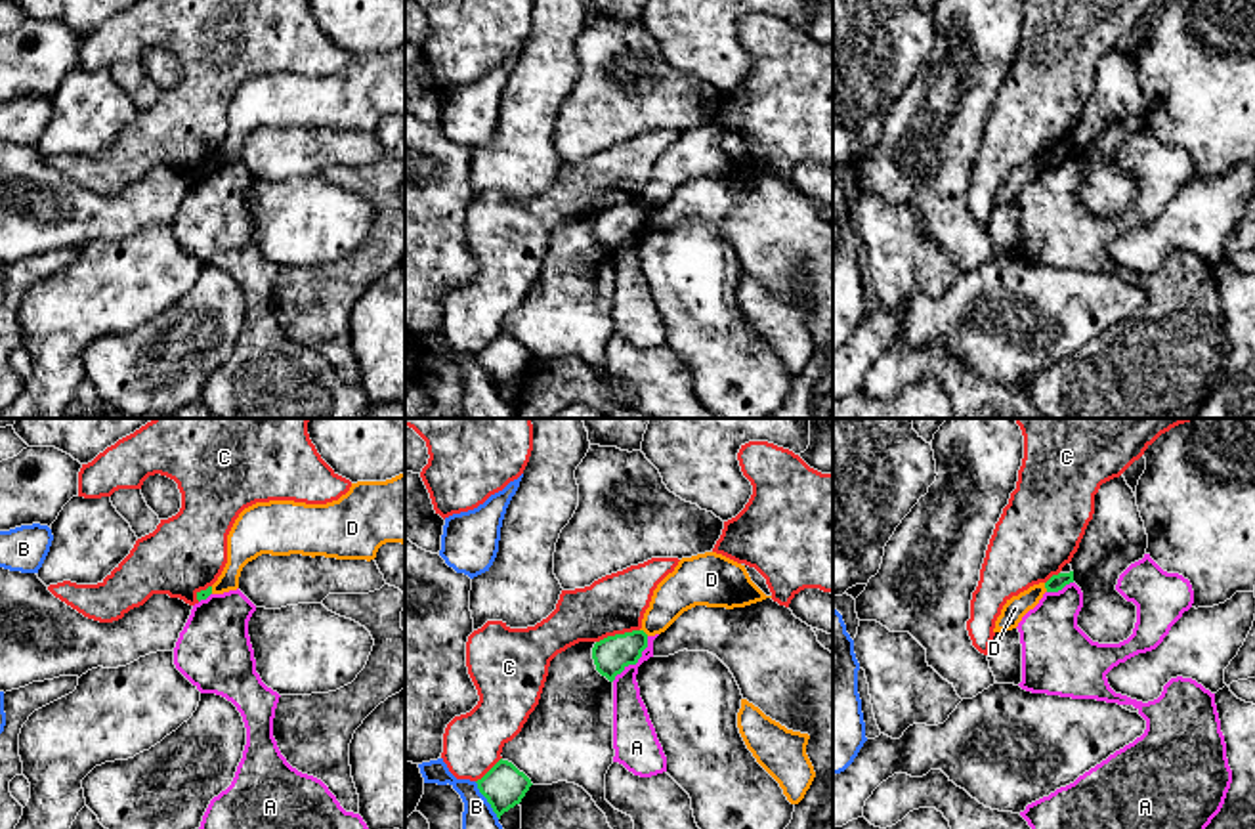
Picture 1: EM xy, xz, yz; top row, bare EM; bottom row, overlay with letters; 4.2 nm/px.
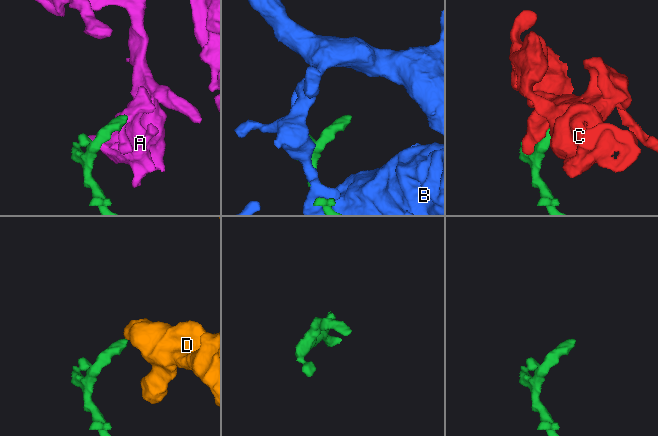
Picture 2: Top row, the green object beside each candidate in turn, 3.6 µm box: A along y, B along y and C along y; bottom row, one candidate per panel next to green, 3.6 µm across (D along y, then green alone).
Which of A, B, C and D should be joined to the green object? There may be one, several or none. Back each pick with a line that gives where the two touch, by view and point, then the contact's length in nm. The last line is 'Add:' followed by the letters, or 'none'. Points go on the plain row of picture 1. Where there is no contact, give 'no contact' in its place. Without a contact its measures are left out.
Add: none

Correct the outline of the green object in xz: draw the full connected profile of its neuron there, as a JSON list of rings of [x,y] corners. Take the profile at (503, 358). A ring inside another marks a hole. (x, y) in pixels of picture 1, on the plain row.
[[[502,330],[476,355],[499,392],[504,384],[520,376],[533,357],[523,344]]]

